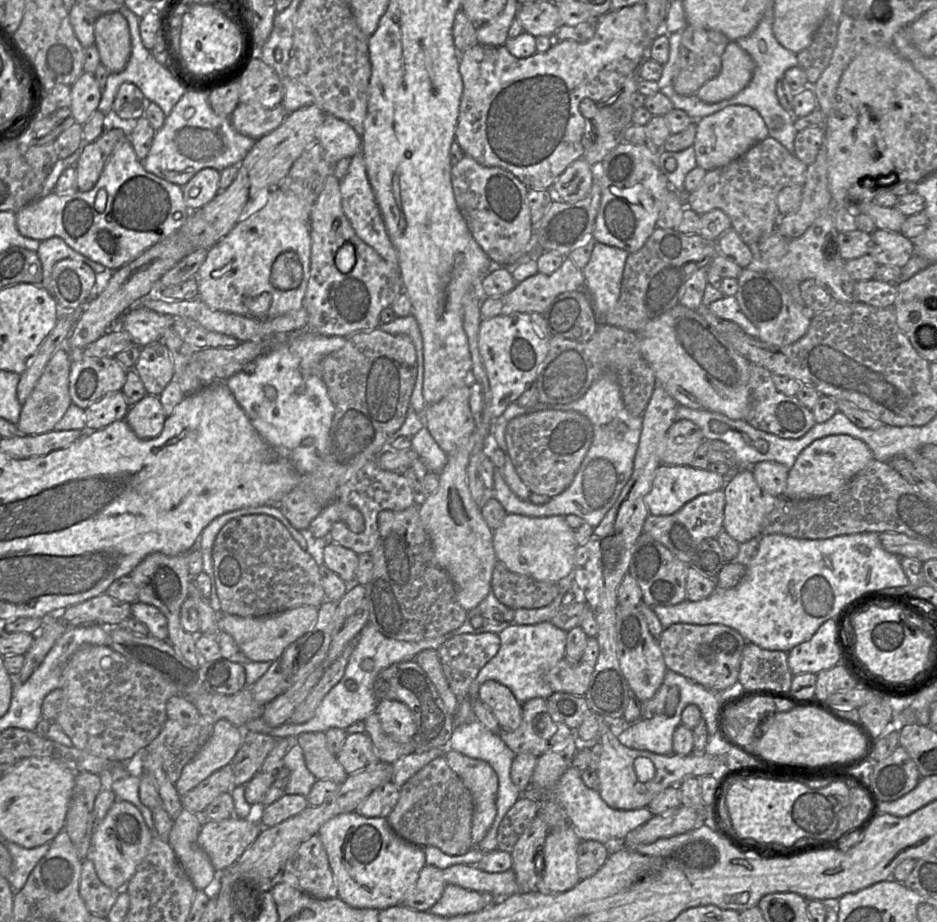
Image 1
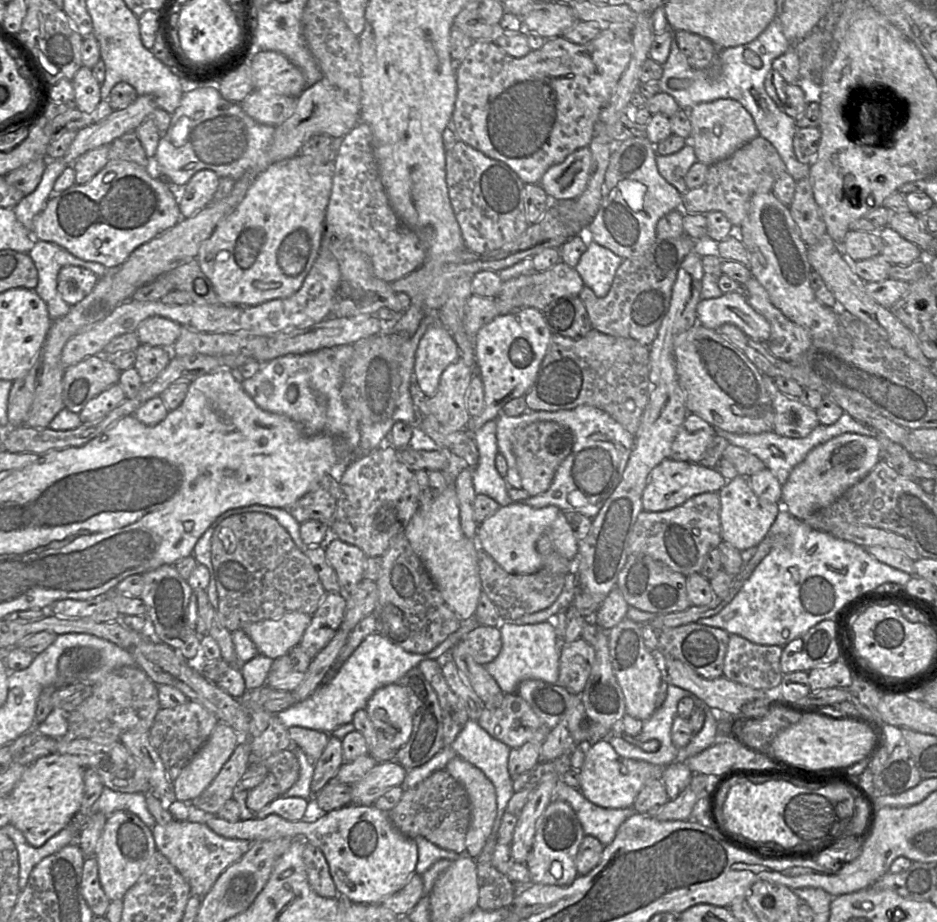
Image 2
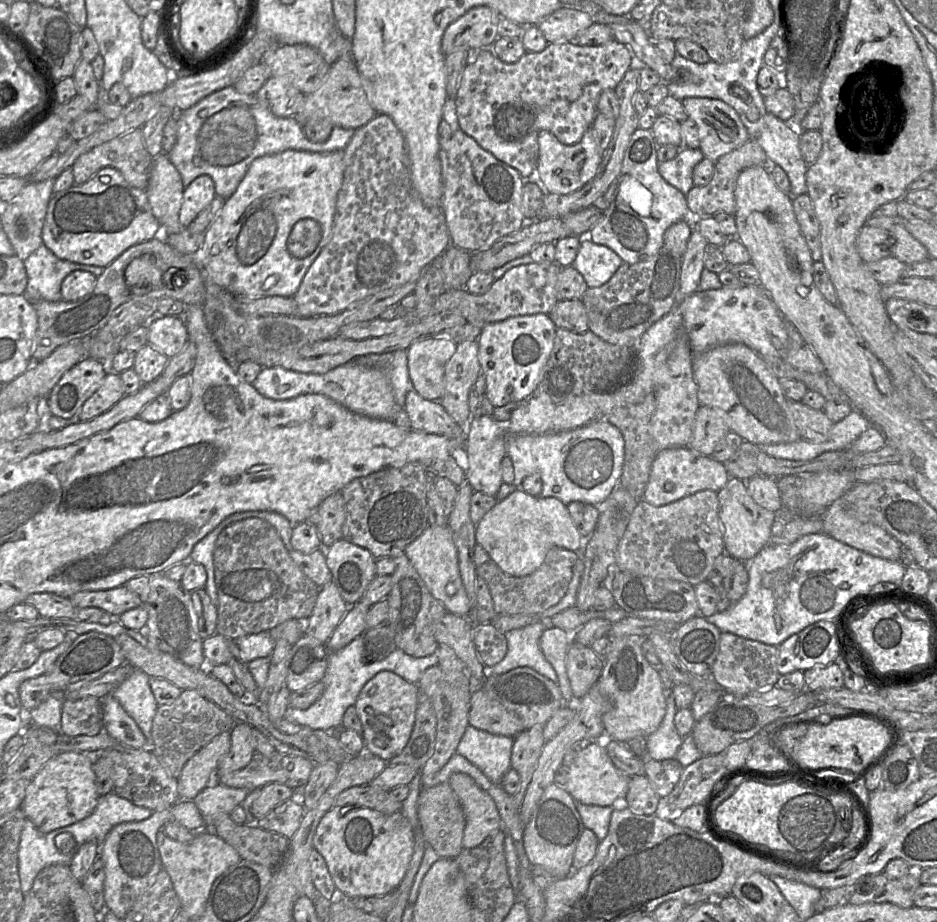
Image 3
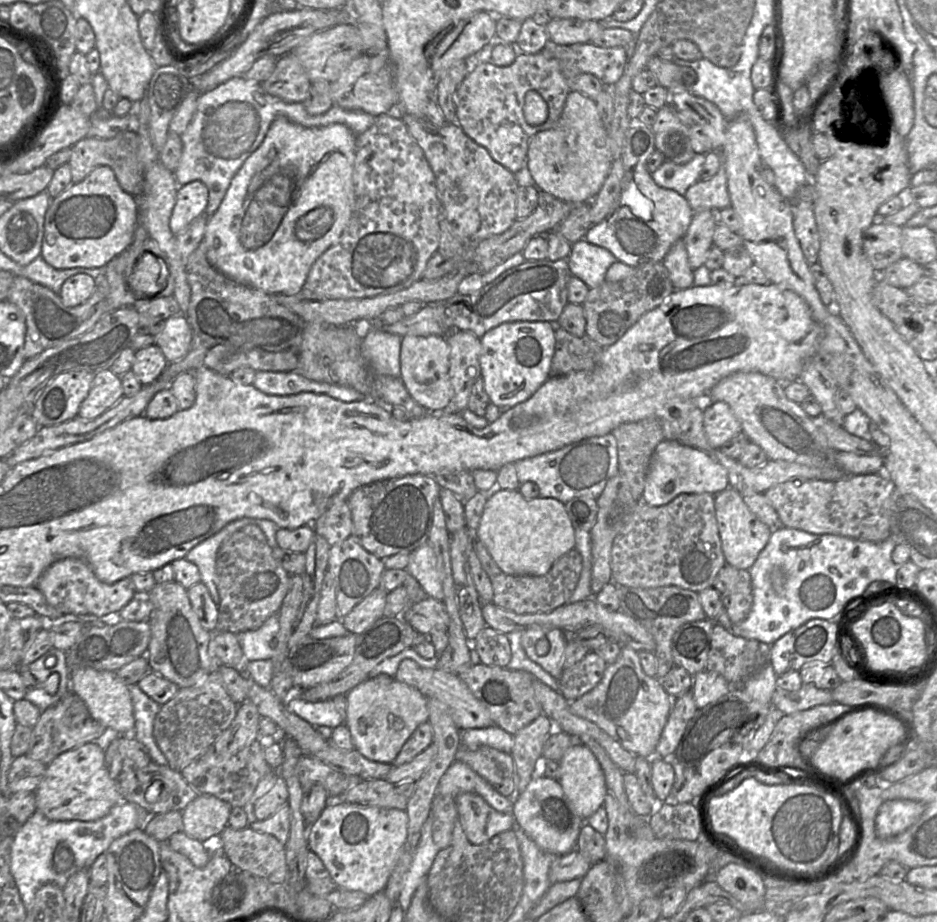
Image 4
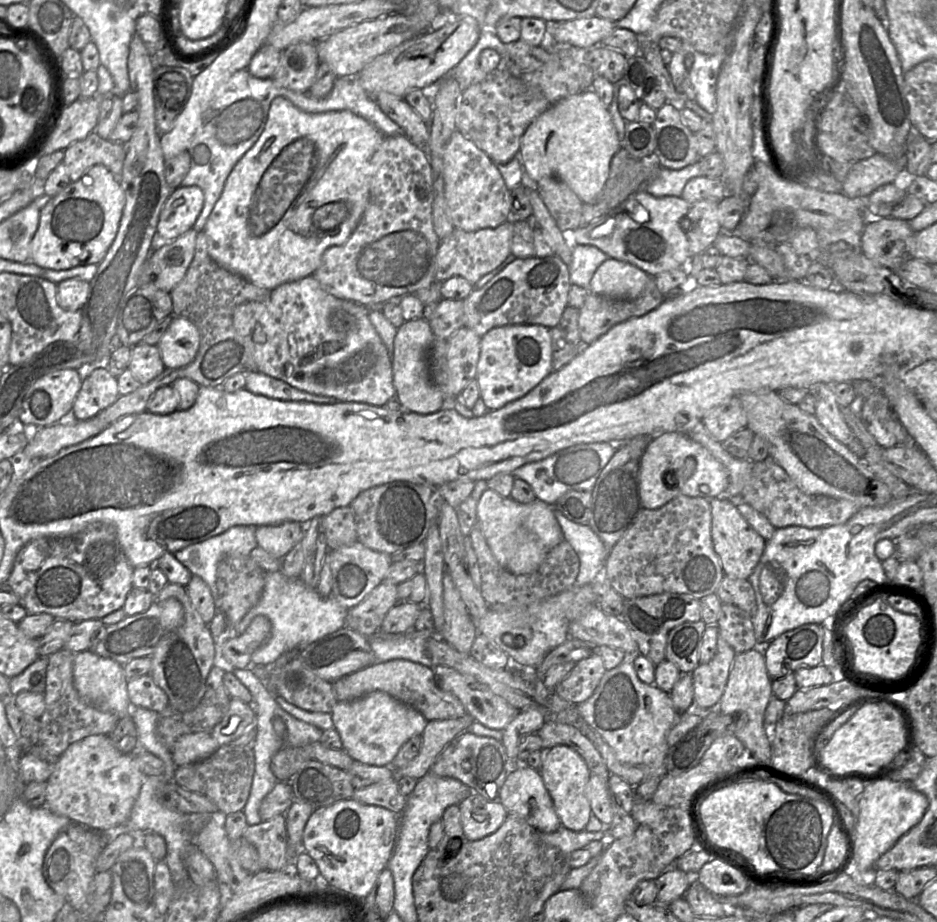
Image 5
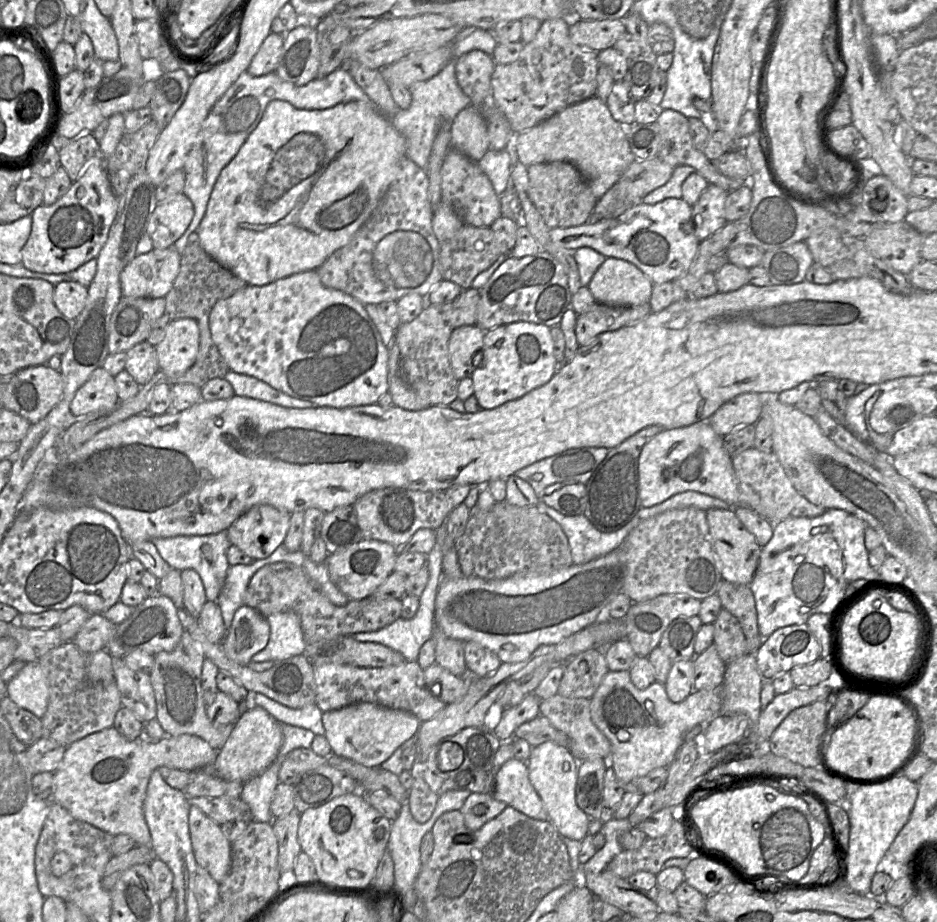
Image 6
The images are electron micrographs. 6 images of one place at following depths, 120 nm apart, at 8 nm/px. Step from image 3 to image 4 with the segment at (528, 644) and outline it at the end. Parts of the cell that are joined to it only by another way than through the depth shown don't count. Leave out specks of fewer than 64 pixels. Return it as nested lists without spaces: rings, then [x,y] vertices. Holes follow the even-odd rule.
[[[522,632],[508,633],[506,636],[510,638],[511,648],[511,660],[506,668],[508,670],[523,670],[529,672],[552,690],[558,691],[558,680],[527,656],[521,645]]]

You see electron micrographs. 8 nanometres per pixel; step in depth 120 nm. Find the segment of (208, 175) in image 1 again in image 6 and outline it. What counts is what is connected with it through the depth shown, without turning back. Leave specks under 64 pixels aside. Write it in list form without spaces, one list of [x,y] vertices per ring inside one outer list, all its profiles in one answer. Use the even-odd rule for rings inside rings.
[[[184,193],[158,203],[146,229],[153,248],[166,249],[172,246],[187,230],[193,216],[193,203]]]

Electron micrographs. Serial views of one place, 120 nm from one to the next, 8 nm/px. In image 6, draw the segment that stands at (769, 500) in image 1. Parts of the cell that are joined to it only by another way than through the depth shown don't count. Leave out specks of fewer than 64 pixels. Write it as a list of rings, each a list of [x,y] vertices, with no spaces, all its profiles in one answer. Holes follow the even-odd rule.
[[[711,508],[706,511],[710,541],[720,563],[723,580],[734,584],[749,585],[755,574],[761,546],[755,536],[741,523],[733,508]]]

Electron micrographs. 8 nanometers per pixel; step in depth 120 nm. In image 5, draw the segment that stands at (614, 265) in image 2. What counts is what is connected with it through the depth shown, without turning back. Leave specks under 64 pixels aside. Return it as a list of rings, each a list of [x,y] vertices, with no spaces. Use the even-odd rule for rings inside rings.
[[[572,243],[572,261],[569,265],[571,284],[589,289],[590,281],[597,268],[609,256],[597,247],[591,245],[577,245]]]

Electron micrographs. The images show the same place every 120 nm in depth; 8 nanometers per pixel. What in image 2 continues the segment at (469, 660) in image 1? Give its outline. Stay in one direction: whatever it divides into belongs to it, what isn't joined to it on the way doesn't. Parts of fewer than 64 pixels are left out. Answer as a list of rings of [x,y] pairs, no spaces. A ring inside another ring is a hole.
[[[479,625],[456,645],[470,655],[476,663],[485,665],[492,662],[502,649],[500,629]]]

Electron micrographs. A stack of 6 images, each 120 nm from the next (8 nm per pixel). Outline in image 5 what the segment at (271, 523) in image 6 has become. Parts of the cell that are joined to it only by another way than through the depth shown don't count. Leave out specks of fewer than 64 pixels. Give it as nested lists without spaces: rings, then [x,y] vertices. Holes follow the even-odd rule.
[[[286,521],[276,525],[256,526],[257,545],[278,559],[282,559],[305,533],[305,525]]]

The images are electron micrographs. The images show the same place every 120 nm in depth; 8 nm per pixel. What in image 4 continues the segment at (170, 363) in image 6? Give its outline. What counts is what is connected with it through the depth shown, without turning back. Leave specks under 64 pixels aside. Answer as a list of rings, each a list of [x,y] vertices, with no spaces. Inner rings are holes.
[[[182,313],[166,319],[155,340],[155,345],[161,349],[168,363],[184,358],[191,344],[192,328]]]

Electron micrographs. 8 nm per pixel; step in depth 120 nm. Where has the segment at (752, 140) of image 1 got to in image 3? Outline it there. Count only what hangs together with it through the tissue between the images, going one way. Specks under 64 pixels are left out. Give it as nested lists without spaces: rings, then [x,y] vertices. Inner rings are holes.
[[[687,97],[681,100],[688,117],[697,127],[700,140],[699,149],[708,158],[716,162],[723,155],[739,148],[749,140],[746,127],[734,108],[719,99]]]

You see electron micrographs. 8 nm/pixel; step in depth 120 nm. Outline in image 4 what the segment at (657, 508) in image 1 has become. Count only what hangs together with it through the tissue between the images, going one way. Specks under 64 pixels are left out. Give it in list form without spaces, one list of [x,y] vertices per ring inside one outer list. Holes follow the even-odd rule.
[[[663,439],[655,448],[646,475],[642,502],[657,507],[666,505],[680,494],[710,493],[716,495],[729,487],[727,470],[708,452]]]

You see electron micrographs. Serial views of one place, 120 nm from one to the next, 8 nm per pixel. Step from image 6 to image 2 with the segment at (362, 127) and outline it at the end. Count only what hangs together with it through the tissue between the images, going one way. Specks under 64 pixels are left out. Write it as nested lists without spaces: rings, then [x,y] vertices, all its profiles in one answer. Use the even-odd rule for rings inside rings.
[[[293,156],[270,164],[249,187],[244,199],[216,226],[196,257],[223,304],[257,305],[288,298],[302,286],[320,251],[333,179],[332,163],[316,165]]]

